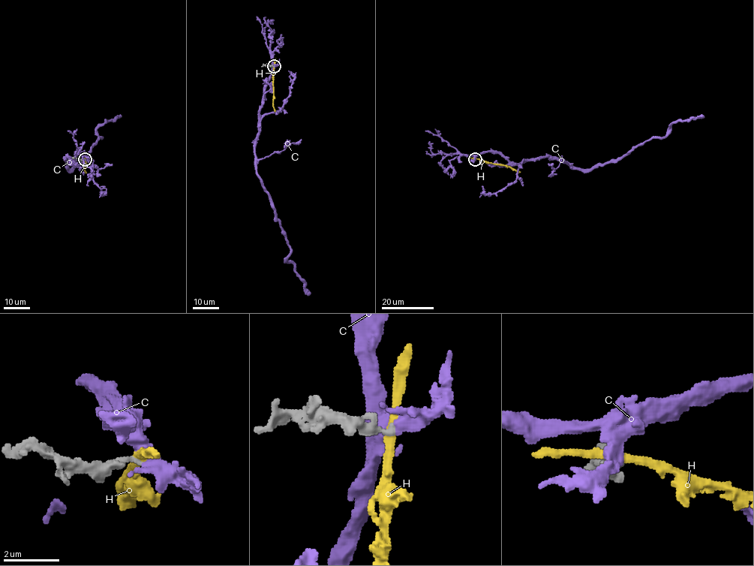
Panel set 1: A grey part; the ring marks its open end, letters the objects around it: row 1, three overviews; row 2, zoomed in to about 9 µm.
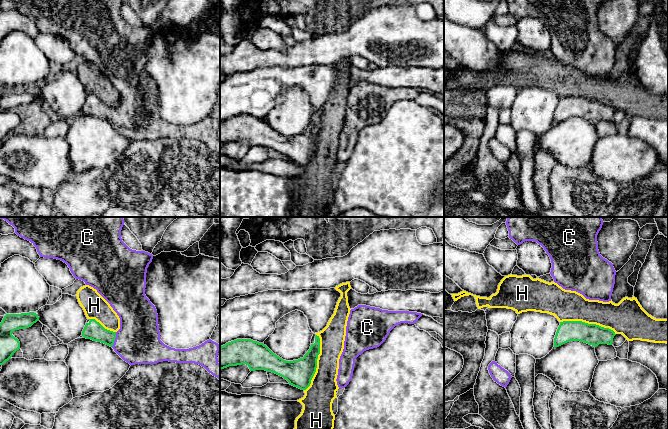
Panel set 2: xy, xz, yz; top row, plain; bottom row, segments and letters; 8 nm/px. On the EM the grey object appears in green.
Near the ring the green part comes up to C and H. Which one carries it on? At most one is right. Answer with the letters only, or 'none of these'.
C

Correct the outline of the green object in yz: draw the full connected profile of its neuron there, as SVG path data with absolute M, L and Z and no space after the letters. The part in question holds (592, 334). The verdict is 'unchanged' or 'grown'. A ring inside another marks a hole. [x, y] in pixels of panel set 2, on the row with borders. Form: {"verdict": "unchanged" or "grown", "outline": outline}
{"verdict": "unchanged", "outline": "M563 321L557 329L554 347L559 347L570 341L580 341L594 347L599 344L612 345L615 332L596 324L582 321Z"}

